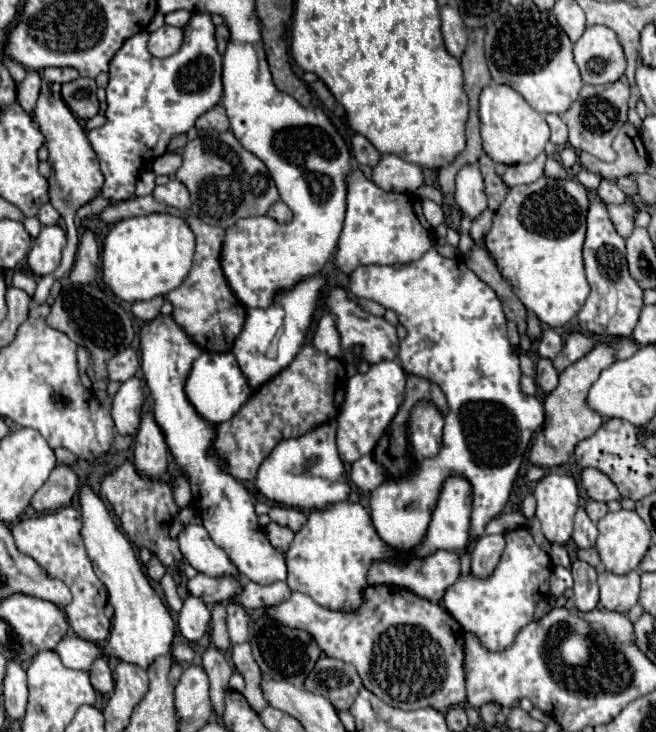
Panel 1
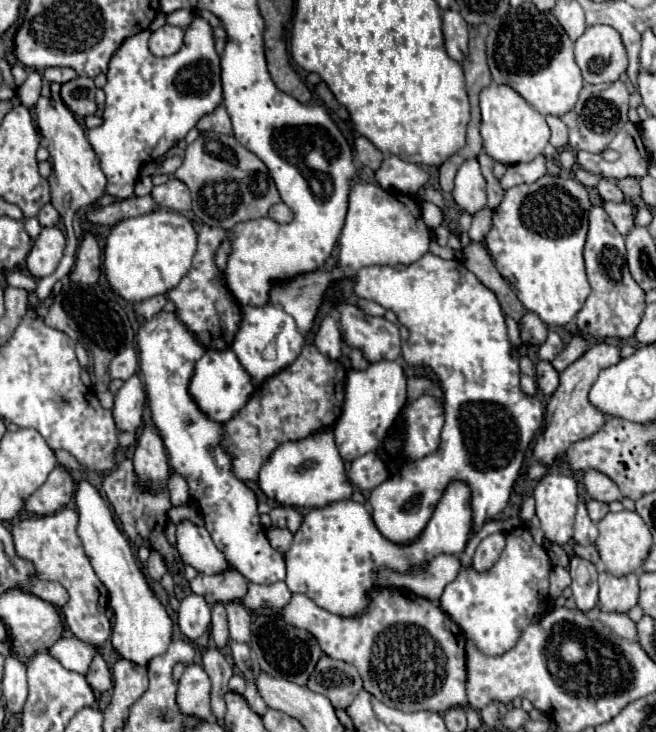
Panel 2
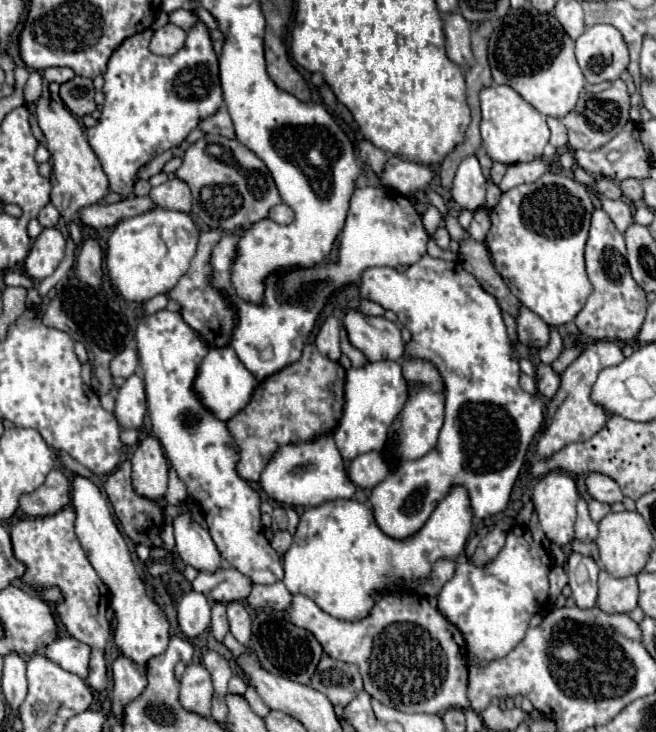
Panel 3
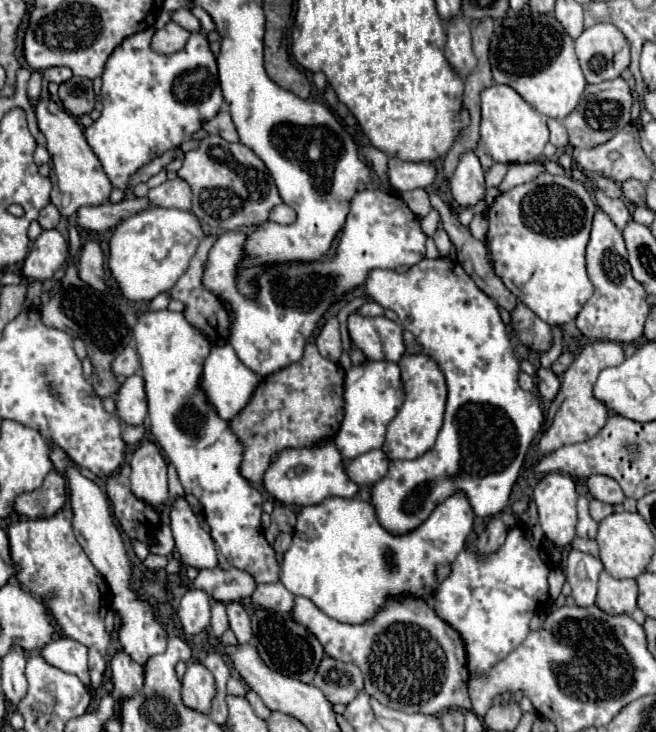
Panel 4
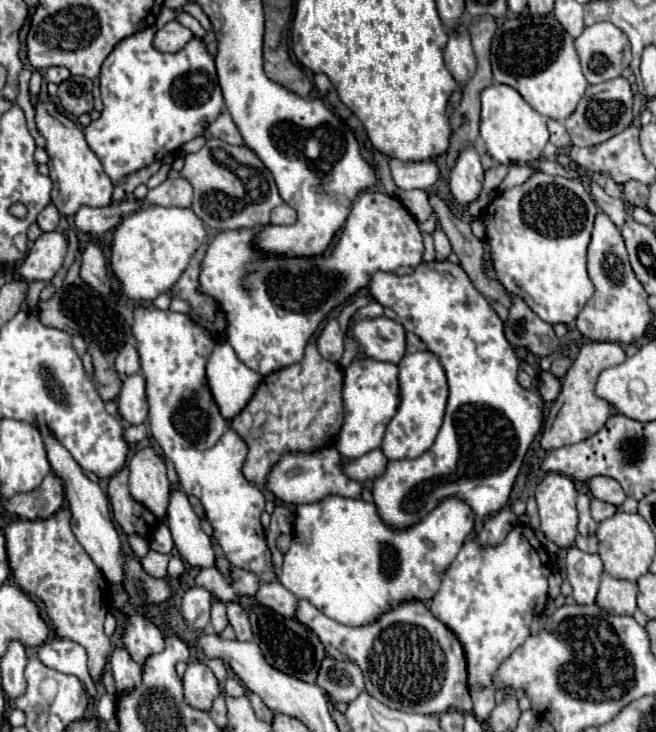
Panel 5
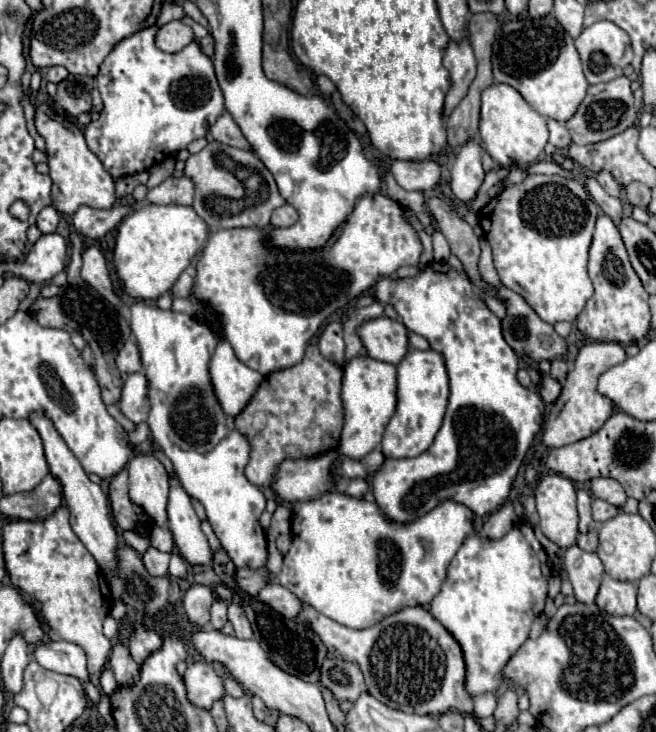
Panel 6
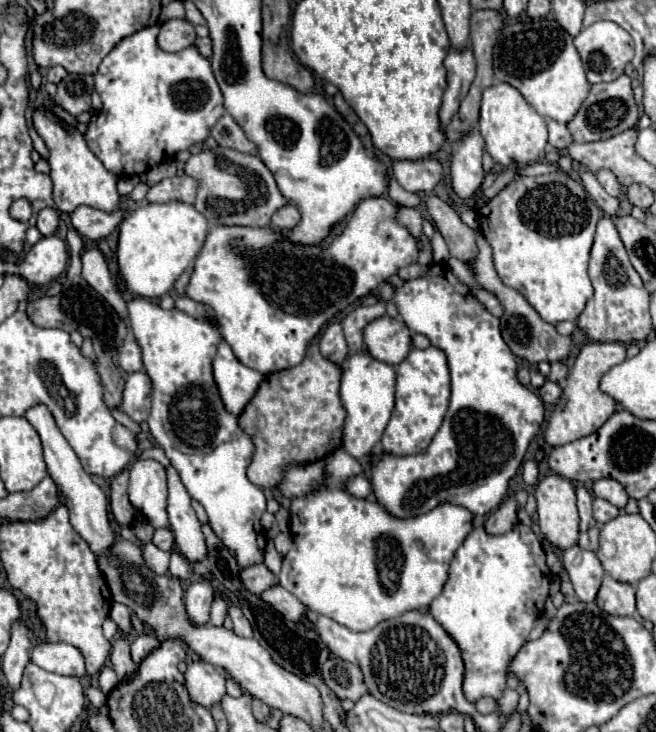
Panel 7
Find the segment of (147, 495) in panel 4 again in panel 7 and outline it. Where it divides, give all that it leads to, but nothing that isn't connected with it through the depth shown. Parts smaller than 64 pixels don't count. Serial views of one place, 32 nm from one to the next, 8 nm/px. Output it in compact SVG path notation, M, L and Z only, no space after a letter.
M138 458L130 464L130 502L148 518L154 528L168 526L166 514L166 468L156 460Z

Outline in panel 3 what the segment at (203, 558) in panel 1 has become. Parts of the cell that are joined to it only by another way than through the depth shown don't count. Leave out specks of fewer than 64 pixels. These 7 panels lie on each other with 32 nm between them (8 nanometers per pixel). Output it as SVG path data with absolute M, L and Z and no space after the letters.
M188 514L174 520L174 536L176 552L184 564L190 564L200 572L216 572L216 568L222 568L222 556L214 546L210 534Z

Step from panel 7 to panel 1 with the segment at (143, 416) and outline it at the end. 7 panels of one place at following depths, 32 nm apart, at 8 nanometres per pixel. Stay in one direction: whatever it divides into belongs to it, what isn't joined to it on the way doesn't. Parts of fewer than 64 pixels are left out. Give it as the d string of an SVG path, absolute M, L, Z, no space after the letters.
M138 378L126 380L112 398L112 420L116 432L122 436L134 436L140 424L145 396L142 394L141 383Z

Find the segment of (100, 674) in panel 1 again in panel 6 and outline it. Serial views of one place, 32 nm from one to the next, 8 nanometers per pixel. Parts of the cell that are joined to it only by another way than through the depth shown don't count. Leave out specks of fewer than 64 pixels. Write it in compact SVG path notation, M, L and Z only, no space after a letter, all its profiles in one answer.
M60 506L52 516L46 520L14 520L2 528L2 548L4 548L4 560L6 570L12 580L12 584L22 590L24 594L30 594L42 604L42 614L46 624L50 626L48 636L52 640L68 640L84 648L88 656L88 672L90 676L100 676L102 668L112 652L110 640L102 634L102 622L108 616L114 598L110 592L110 584L104 576L104 572L98 568L90 552L84 548L84 544L78 540L78 536L70 528L70 512L66 506Z

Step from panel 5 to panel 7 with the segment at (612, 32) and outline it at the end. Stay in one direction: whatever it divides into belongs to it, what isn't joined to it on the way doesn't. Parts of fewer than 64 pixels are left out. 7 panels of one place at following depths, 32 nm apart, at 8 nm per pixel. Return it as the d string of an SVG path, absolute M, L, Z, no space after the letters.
M594 22L592 26L584 28L576 38L574 38L574 46L582 58L584 64L584 72L590 84L596 82L612 82L618 76L624 74L626 64L632 60L634 56L634 48L632 48L632 38L630 34L620 28L614 22Z

